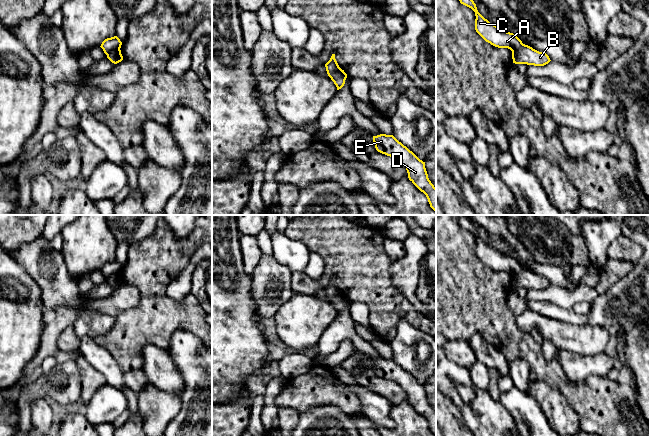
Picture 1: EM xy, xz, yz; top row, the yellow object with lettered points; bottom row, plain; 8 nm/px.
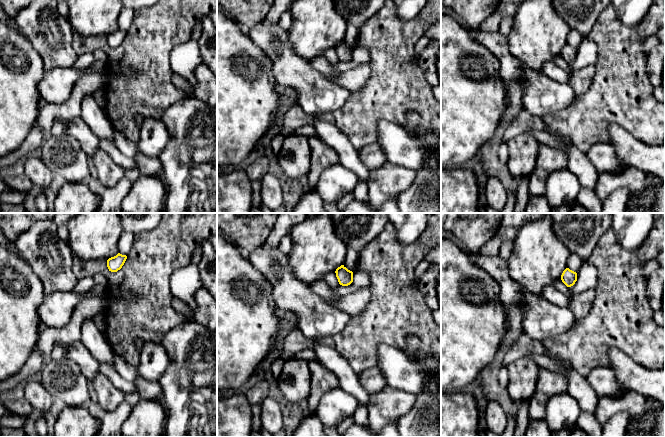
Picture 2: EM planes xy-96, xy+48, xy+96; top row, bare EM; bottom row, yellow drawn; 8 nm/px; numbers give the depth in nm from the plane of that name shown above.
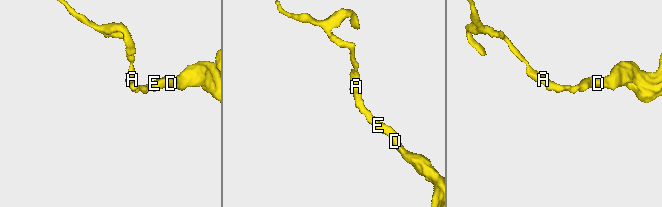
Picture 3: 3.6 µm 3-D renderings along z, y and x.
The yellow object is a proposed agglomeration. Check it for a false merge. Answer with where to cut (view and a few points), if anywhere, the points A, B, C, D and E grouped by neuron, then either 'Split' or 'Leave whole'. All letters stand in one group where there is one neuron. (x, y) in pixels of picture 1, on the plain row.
Split along xy (119, 272), (114, 272), (106, 278). Groups: A C / B D E. Split

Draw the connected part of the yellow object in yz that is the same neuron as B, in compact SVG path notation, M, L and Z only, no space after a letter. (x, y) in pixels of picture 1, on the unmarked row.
M525 268L512 276L512 283L515 288L534 290L544 290L551 285L546 277L539 276Z

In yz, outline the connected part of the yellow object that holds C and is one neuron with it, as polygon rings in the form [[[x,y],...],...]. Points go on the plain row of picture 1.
[[[458,215],[458,222],[461,228],[475,236],[475,254],[486,266],[498,272],[508,272],[512,276],[523,269],[515,258],[503,255],[485,243],[478,236],[476,228],[468,218]]]

